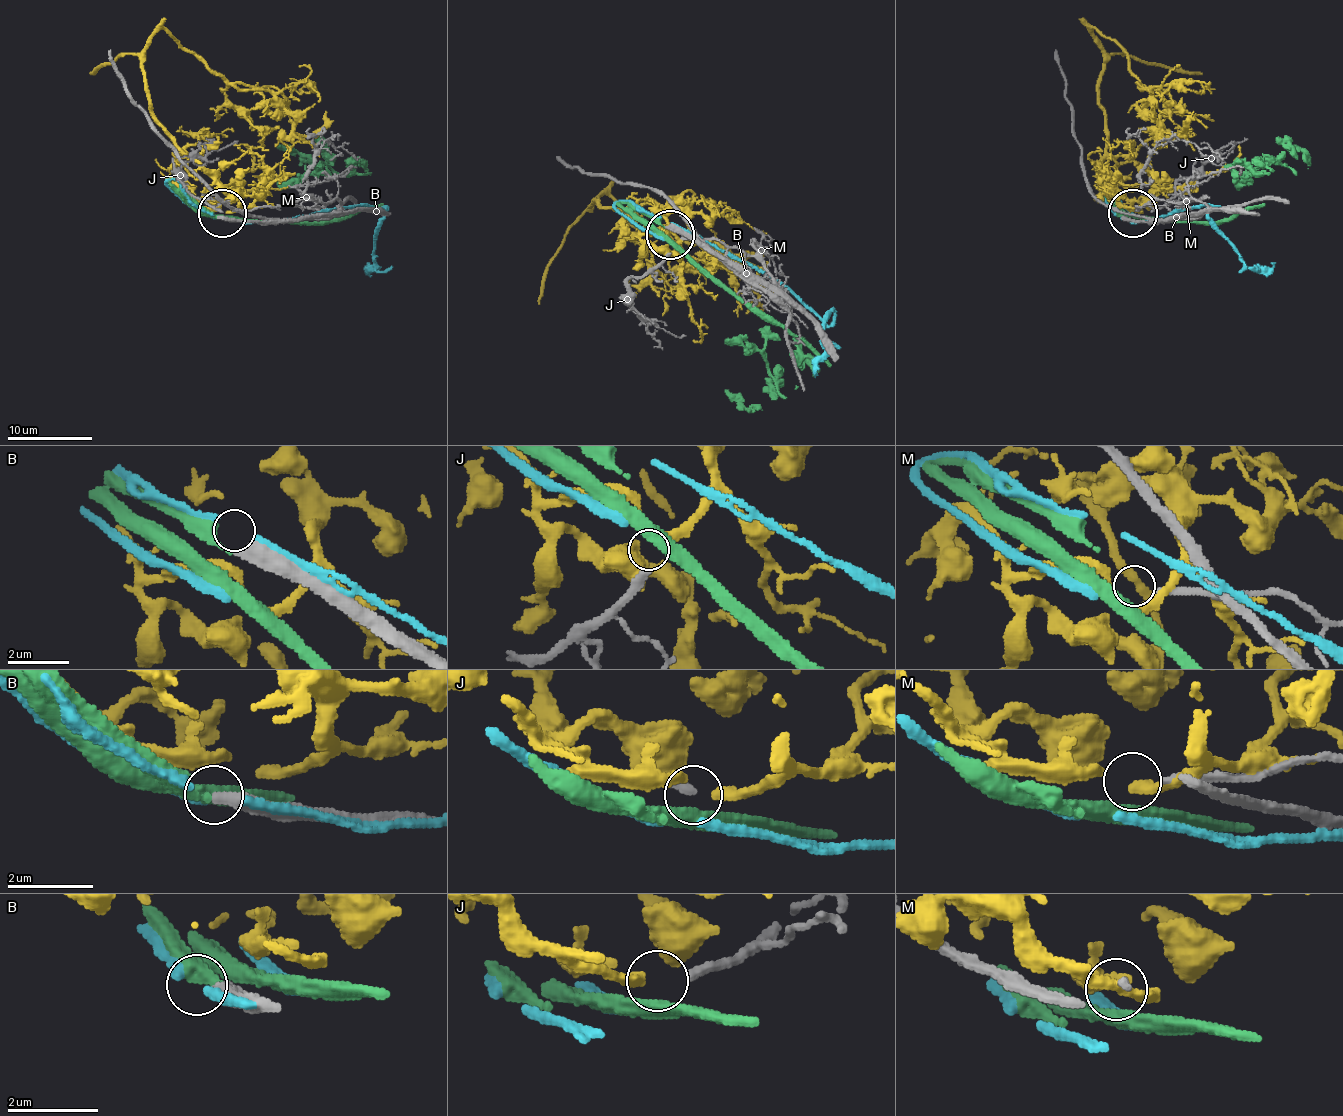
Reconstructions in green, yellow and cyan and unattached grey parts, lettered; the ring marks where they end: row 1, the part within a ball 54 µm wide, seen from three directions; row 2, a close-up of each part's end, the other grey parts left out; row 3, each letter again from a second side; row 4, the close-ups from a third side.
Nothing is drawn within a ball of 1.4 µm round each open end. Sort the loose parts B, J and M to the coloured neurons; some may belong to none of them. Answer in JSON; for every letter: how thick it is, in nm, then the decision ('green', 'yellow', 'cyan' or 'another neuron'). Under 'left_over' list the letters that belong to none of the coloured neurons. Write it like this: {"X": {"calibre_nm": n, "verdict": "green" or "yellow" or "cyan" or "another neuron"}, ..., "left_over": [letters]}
{"B": {"calibre_nm": 480, "verdict": "green"}, "J": {"calibre_nm": 240, "verdict": "yellow"}, "M": {"calibre_nm": 170, "verdict": "another neuron"}, "left_over": ["M"]}

